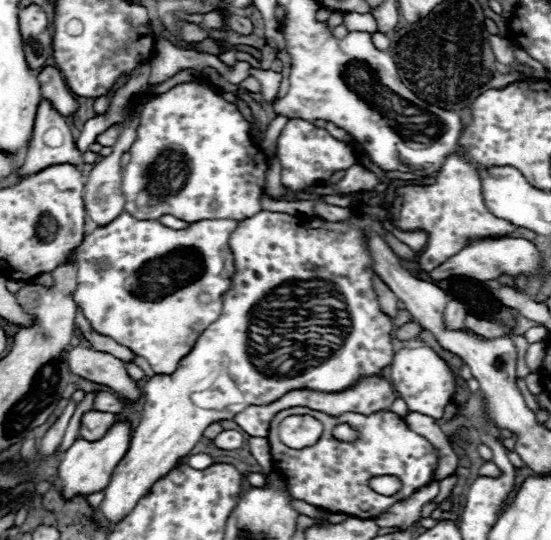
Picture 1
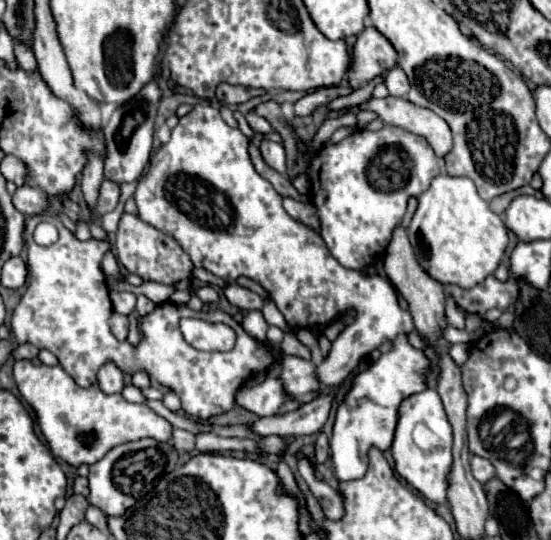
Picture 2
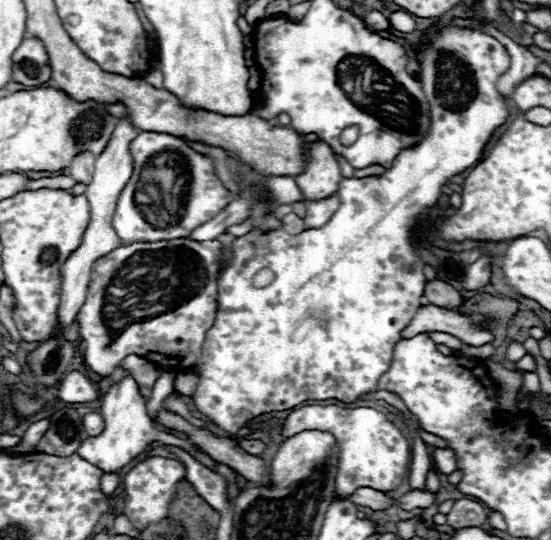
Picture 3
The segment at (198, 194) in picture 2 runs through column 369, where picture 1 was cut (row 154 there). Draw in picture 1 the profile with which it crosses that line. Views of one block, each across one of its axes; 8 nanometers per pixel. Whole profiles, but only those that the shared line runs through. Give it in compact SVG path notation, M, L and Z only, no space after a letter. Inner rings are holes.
M292 118L282 128L278 142L276 142L276 158L282 166L282 186L294 192L304 192L308 186L326 182L336 170L348 170L356 164L356 156L350 150L350 146L342 140L336 140L330 136L324 128L314 126L308 120ZM308 138L308 140L306 140Z

